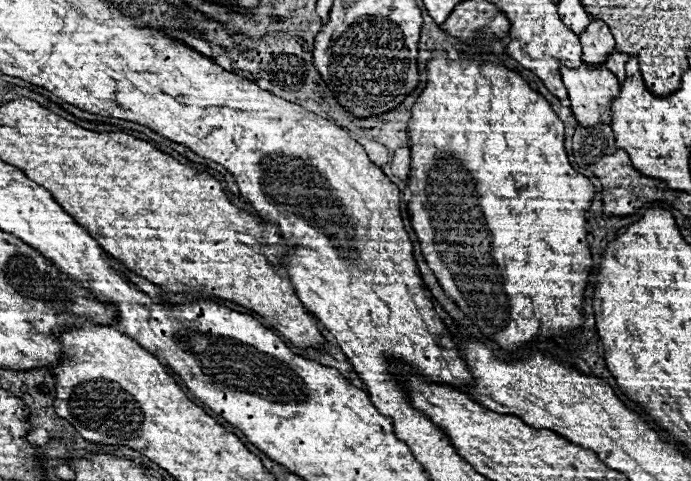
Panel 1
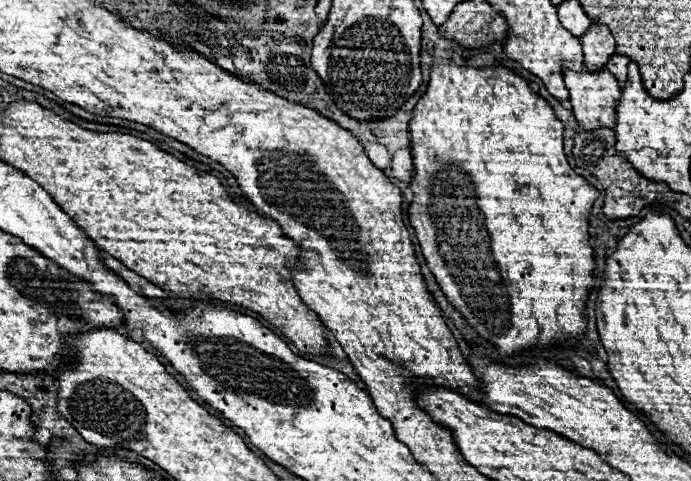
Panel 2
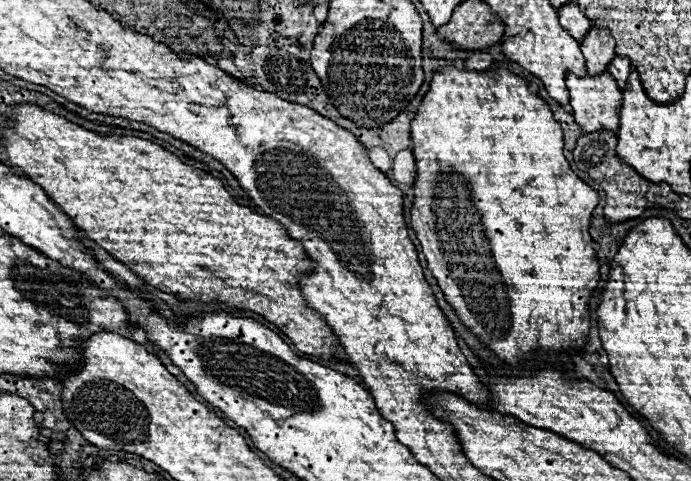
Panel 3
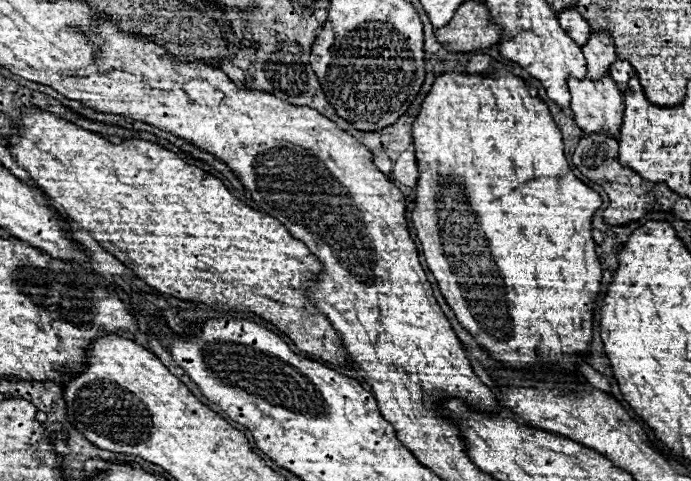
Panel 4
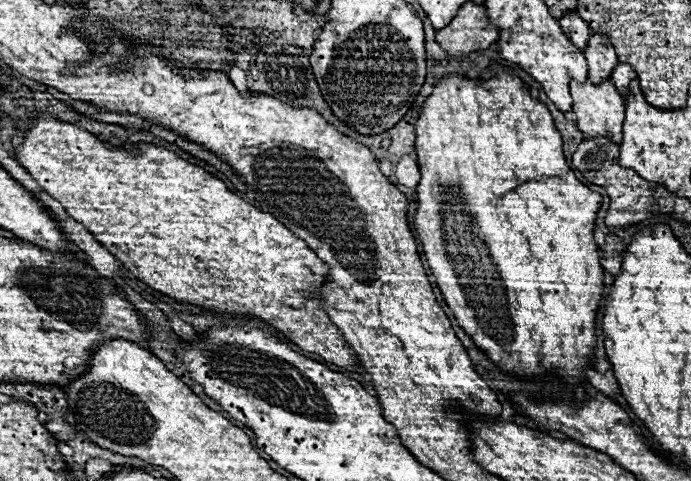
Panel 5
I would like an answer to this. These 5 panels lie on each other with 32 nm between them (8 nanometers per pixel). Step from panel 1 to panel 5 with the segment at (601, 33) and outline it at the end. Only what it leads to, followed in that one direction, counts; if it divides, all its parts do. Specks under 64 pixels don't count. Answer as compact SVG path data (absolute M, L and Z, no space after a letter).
M594 34L588 40L584 56L588 60L588 80L590 82L602 82L604 78L610 78L612 68L618 62L614 46L606 38L606 34Z

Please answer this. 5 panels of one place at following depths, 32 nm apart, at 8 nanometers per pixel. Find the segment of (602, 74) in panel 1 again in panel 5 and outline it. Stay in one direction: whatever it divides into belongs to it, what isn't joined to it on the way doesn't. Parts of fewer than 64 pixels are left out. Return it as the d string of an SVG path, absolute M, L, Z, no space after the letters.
M610 78L600 84L572 82L570 92L576 124L584 136L606 136L612 142L620 144L624 98L618 94L614 82Z

